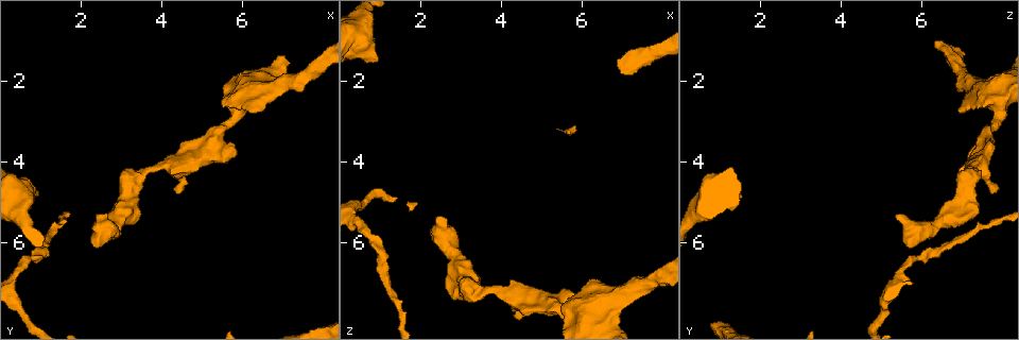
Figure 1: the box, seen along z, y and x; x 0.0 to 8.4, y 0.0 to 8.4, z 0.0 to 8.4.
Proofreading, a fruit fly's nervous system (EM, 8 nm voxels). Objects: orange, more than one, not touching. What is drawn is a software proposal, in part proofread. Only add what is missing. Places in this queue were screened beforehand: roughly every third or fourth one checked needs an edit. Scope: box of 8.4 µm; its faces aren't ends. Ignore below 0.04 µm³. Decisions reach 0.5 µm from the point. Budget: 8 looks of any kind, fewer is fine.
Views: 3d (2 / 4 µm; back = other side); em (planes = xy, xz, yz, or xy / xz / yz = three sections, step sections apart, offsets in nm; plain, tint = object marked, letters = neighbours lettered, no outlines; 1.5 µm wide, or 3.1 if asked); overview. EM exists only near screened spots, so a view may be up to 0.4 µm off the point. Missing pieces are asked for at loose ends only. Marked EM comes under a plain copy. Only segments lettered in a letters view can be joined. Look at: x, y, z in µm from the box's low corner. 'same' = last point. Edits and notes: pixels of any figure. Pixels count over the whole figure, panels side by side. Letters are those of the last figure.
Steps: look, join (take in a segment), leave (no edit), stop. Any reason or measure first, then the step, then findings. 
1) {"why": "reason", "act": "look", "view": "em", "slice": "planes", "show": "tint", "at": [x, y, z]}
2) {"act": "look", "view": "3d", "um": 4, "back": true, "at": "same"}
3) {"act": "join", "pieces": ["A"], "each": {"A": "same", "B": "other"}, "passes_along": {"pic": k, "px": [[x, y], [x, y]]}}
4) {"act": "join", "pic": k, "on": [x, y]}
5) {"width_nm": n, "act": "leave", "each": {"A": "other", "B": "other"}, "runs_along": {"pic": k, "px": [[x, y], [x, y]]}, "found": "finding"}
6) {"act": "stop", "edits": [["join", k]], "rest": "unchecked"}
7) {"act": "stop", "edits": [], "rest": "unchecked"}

{"why": "free end", "act": "look", "view": "em", "slice": "planes", "show": "letters", "at": [2.40, 5.30, 5.30]}

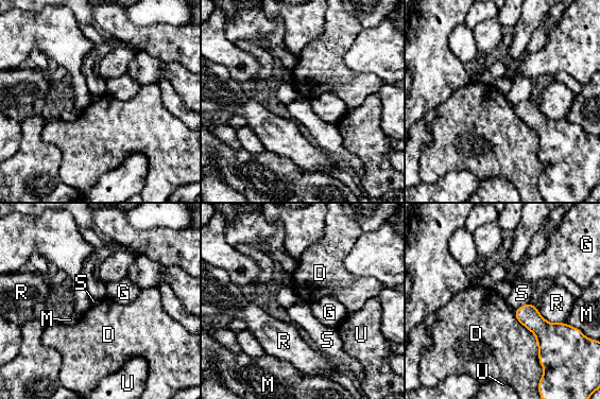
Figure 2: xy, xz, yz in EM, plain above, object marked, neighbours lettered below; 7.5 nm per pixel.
{"act": "leave", "each": {"D": "other", "G": "other", "M": "other", "R": "other", "S": "other", "U": "other"}, "found": "no lettered segment goes on from it"}

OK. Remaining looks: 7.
{"why": "free end", "act": "look", "view": "3d", "um": 2, "at": [4.35, 4.80, 7.65]}

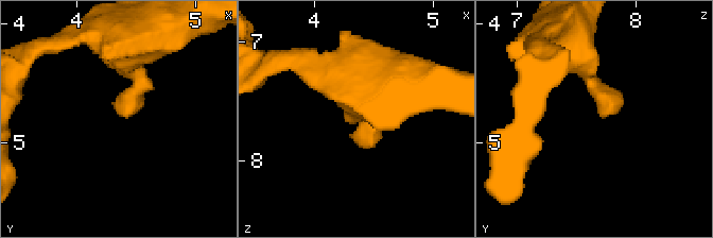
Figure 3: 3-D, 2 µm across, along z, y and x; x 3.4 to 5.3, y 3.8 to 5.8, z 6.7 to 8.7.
{"act": "look", "view": "em", "slice": "planes", "show": "letters", "at": [4.40, 4.76, 7.70]}

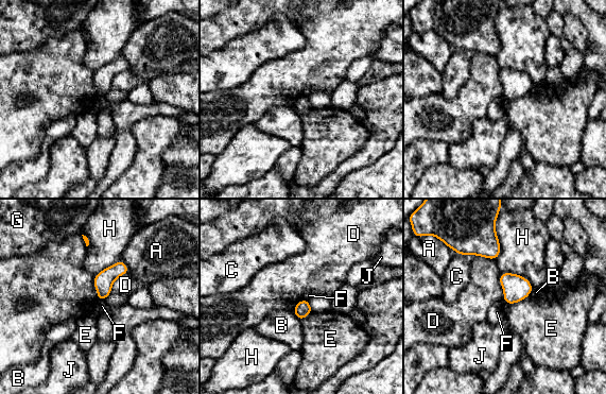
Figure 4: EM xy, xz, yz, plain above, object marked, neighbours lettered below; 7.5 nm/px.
{"act": "leave", "each": {"A": "other", "B": "other", "C": "other", "D": "other", "E": "other", "F": "other", "G": "other", "H": "other", "J": "other"}, "border": {"pic": 4, "px": [[105, 298], [98, 301]]}, "found": "none of them fits"}

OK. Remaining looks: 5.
{"act": "look", "view": "3d", "um": 4, "at": [0.95, 4.80, 1.45]}

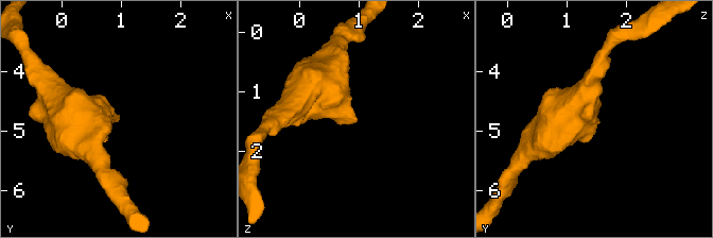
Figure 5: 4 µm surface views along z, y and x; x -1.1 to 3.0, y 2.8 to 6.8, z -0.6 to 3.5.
{"act": "look", "view": "em", "slice": "yz", "step": 4, "show": "letters", "at": [0.95, 4.80, 1.50]}

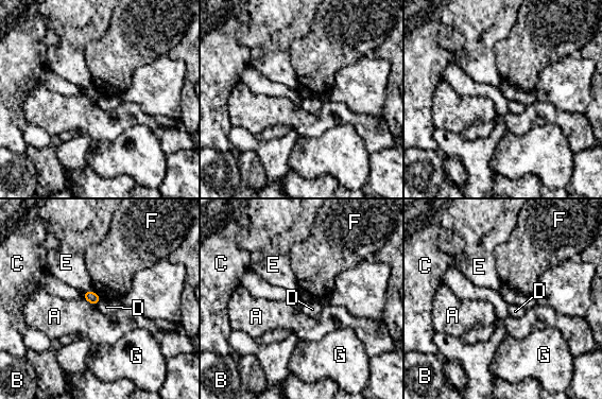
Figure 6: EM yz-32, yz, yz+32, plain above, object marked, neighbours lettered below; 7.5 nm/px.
{"act": "leave", "each": {"A": "other", "B": "other", "C": "other", "D": "other", "E": "other", "F": "other", "G": "other"}, "border": {"pic": 6, "px": [[101, 299], [95, 306]]}, "found": "no lettered segment goes on from it"}

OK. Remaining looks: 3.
{"act": "stop", "edits": [], "rest": "unchecked"}

